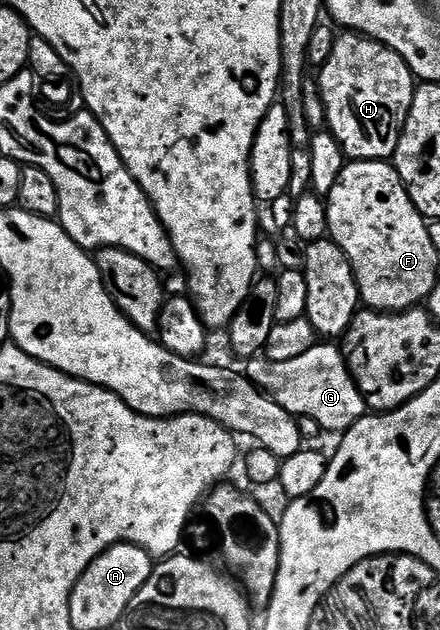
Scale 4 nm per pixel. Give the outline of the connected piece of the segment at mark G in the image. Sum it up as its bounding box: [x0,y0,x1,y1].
[245,341,369,431]

